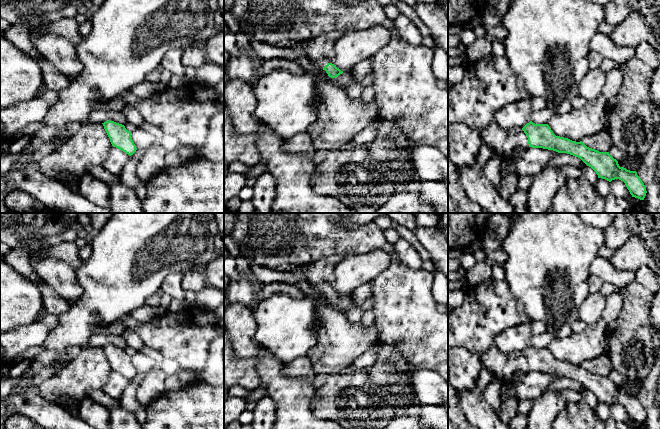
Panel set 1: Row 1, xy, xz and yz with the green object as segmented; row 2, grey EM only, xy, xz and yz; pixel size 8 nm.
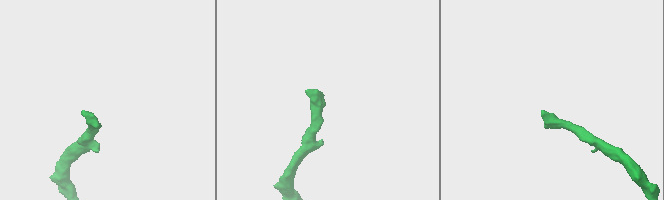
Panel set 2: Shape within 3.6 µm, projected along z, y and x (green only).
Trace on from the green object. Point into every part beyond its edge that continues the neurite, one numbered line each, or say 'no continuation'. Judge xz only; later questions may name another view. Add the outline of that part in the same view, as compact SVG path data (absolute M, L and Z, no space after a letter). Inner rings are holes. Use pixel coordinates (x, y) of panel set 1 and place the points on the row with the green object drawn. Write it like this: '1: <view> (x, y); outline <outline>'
1: xz (318, 49); outline M331 31L326 34L321 34L307 42L303 42L306 56L315 61L321 68L328 63L332 63L335 56L330 54L332 43L341 38L343 34L339 31Z

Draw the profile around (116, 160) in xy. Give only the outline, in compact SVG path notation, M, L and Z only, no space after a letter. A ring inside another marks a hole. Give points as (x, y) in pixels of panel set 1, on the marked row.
M112 147L108 158L103 162L102 167L119 177L126 162L129 160L129 157L130 156L122 150Z

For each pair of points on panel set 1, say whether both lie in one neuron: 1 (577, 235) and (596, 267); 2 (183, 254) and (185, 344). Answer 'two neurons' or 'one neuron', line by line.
1: two neurons
2: two neurons

